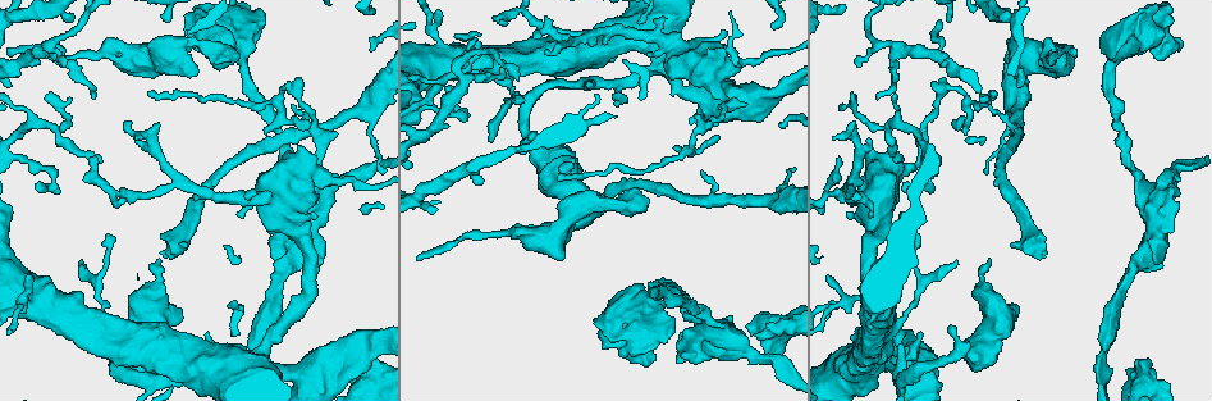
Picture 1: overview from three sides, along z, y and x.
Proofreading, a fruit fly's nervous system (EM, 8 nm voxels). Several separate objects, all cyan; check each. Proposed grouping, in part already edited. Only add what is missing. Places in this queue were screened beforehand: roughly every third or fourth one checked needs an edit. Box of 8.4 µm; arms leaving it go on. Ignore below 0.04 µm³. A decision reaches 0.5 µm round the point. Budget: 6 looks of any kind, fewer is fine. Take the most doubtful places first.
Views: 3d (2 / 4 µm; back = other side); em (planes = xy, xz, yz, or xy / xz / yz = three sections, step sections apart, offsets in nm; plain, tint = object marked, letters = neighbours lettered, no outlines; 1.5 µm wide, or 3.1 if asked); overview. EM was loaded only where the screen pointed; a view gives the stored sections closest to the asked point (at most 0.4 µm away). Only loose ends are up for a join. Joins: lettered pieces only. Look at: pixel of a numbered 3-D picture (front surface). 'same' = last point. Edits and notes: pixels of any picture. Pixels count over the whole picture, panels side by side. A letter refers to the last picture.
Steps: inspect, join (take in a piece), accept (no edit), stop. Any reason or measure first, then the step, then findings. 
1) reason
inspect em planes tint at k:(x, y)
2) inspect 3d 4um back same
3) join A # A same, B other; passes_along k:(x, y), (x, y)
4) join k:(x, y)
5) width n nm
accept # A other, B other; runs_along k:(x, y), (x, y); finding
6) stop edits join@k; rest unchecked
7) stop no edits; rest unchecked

an open end
inspect 3d 2um at 1:(161, 254)

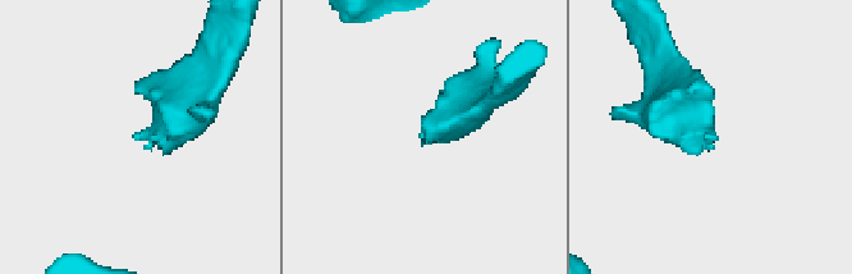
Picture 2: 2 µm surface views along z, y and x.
shape alone is not enough
inspect em xz step 4 tint at 2:(139, 138)

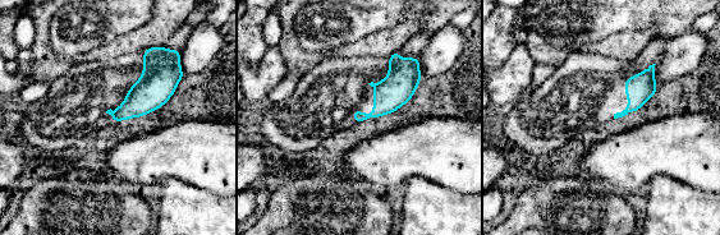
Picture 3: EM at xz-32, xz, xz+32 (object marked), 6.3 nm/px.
inspect em planes letters same

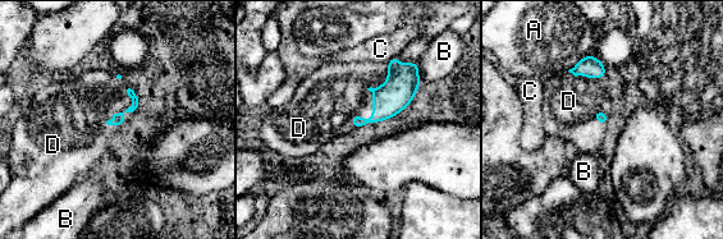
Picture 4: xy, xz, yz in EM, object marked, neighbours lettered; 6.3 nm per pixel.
join D # A other, B other, C other, D same; passes_along 4:(396, 93), (373, 102), (337, 87); the cell continues

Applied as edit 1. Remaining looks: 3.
inspect overview

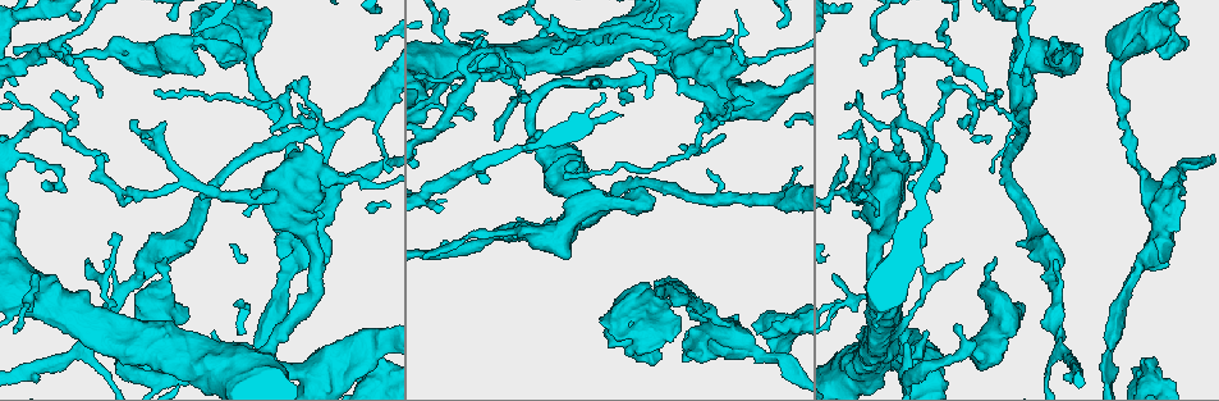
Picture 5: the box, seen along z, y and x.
an open end
inspect em xz step 4 tint at 5:(774, 323)

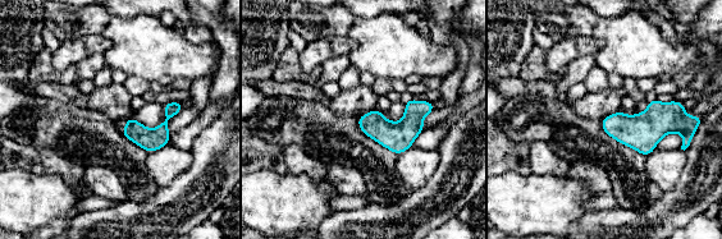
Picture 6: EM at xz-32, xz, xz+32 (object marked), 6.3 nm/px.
inspect em xz step 4 letters same

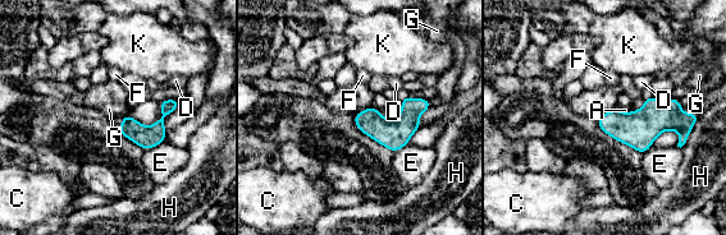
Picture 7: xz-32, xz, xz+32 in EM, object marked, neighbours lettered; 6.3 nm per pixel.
accept # A other, C other, D other, E other, F other, G other, H other, K other; none of them fits

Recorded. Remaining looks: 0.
stop edits join@4; rest unchecked

